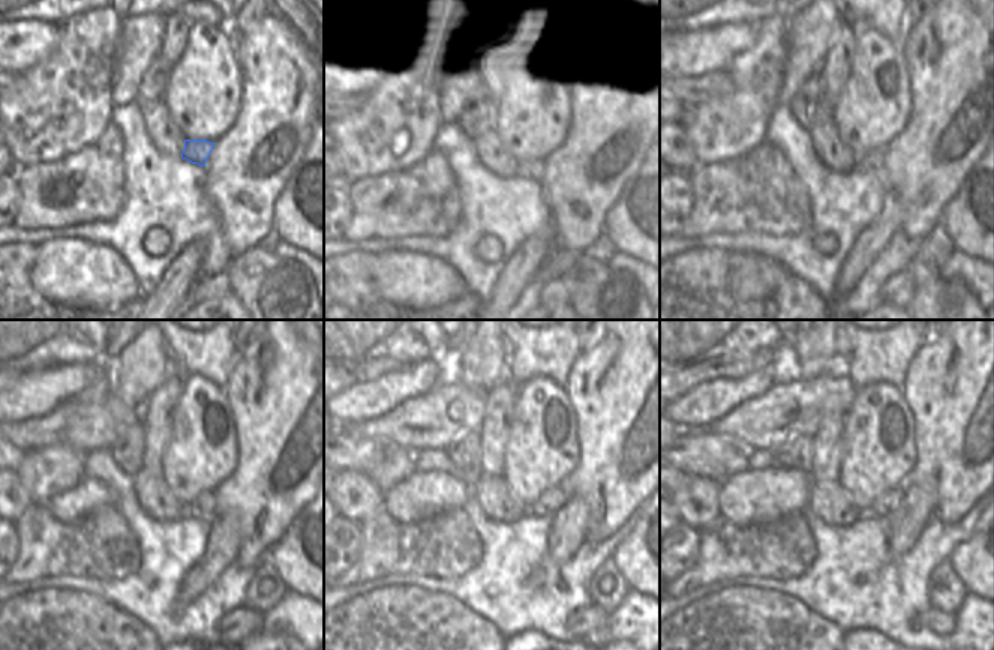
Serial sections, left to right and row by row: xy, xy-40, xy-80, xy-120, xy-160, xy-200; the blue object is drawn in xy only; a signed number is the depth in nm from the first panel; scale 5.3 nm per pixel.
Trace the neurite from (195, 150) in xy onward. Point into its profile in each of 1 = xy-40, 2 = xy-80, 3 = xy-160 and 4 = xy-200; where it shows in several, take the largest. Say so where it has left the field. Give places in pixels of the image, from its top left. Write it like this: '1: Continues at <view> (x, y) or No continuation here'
1: Continues at xy-40 (534, 167)
2: Continues at xy-80 (871, 164)
3: Continues at xy-160 (553, 499)
4: Continues at xy-200 (886, 503).

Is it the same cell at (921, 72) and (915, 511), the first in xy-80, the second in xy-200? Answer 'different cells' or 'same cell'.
different cells

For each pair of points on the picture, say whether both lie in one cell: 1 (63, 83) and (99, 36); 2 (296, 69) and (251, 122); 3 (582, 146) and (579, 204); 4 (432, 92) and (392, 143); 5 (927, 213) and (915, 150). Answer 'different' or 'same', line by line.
1: same
2: same
3: same
4: same
5: same

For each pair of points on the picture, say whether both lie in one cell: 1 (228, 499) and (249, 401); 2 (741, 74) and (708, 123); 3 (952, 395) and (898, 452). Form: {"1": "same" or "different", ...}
{"1": "same", "2": "same", "3": "different"}

